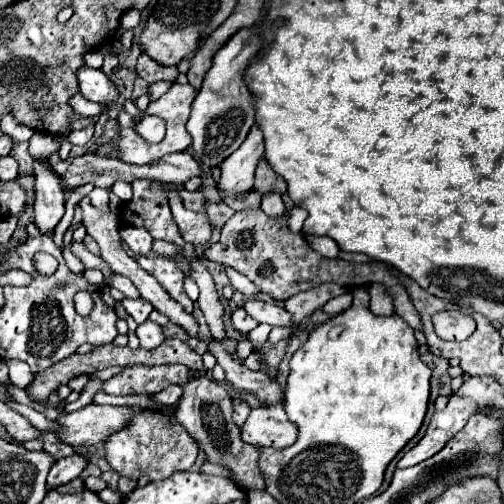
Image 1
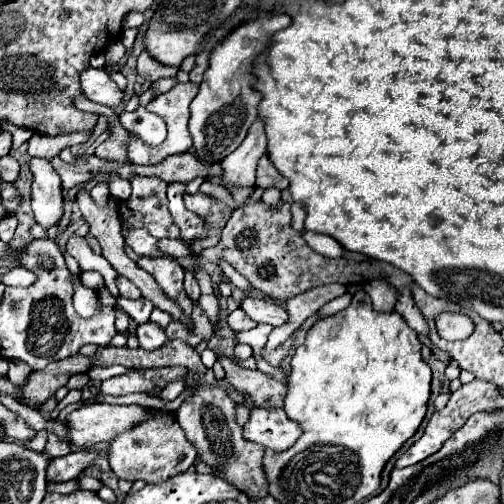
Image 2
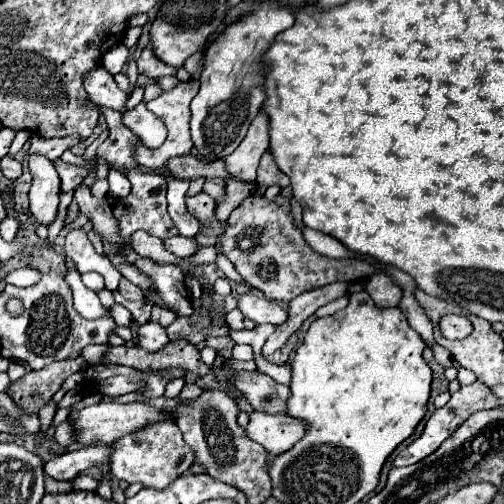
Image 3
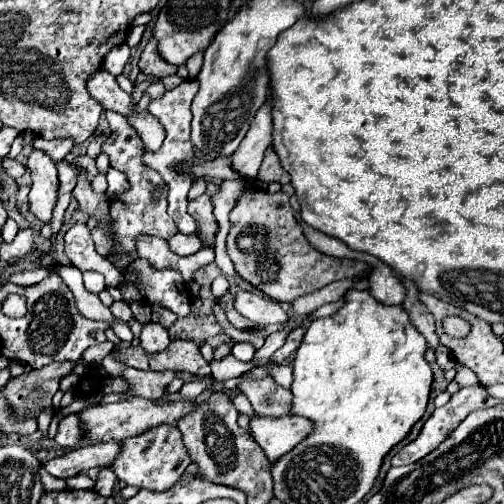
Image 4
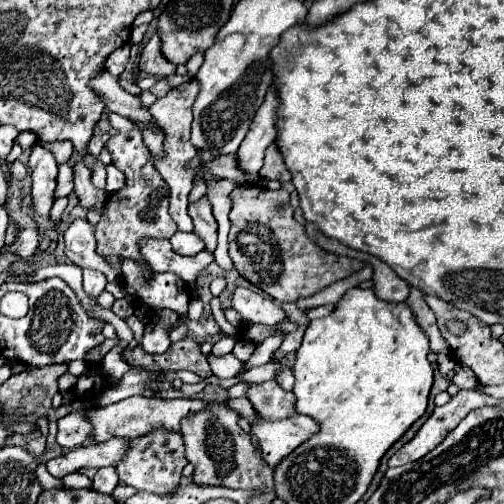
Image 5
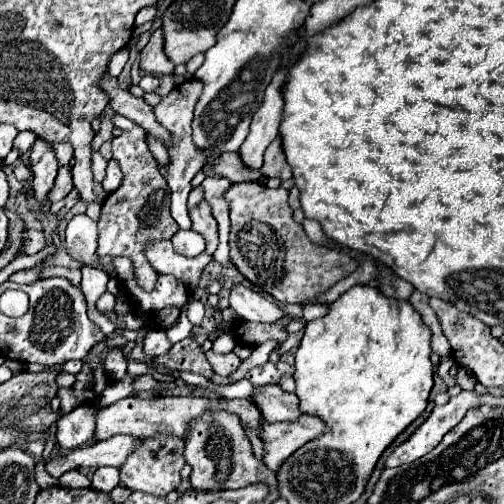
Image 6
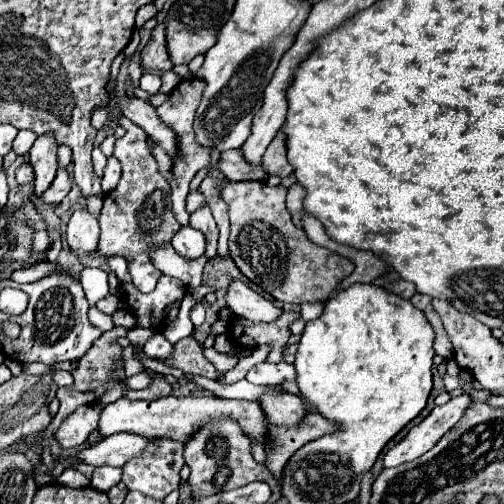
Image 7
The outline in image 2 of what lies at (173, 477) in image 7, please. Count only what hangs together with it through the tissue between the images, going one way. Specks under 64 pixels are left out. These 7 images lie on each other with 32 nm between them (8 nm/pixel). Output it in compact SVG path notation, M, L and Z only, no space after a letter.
M158 410L154 418L144 420L130 432L124 432L116 436L108 446L108 460L112 472L128 482L146 482L146 484L164 484L164 480L170 480L172 476L186 472L194 460L196 450L186 440L184 432L176 424L176 416L172 412Z

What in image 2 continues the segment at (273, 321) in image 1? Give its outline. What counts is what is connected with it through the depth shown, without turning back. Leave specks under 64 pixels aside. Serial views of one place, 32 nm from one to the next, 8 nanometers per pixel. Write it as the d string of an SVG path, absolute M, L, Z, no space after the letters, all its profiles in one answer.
M244 296L240 302L240 308L258 324L272 324L282 326L288 320L288 312L274 300L256 298L256 296Z

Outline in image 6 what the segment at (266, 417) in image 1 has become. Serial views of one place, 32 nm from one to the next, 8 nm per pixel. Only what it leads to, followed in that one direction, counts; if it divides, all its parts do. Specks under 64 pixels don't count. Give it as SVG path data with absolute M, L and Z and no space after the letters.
M302 414L296 422L290 424L264 422L258 434L264 444L264 464L272 472L278 472L280 464L284 464L290 454L294 454L300 446L304 446L308 440L318 438L326 430L328 426L324 424L324 420L310 414Z

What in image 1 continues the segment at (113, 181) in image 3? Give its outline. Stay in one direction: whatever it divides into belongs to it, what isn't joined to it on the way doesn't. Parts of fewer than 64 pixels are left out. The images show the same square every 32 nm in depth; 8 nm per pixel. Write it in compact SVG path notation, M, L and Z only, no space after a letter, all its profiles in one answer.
M118 180L116 184L112 184L110 192L114 192L122 202L128 202L132 198L132 186L128 182L122 182L122 180Z

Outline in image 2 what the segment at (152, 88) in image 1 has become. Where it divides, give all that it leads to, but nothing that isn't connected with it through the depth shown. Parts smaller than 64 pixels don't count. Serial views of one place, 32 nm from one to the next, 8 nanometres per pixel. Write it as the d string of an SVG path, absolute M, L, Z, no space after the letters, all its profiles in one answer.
M163 78L152 84L152 88L154 89L155 95L154 97L158 97L160 94L169 91L173 86L178 83L177 78Z

